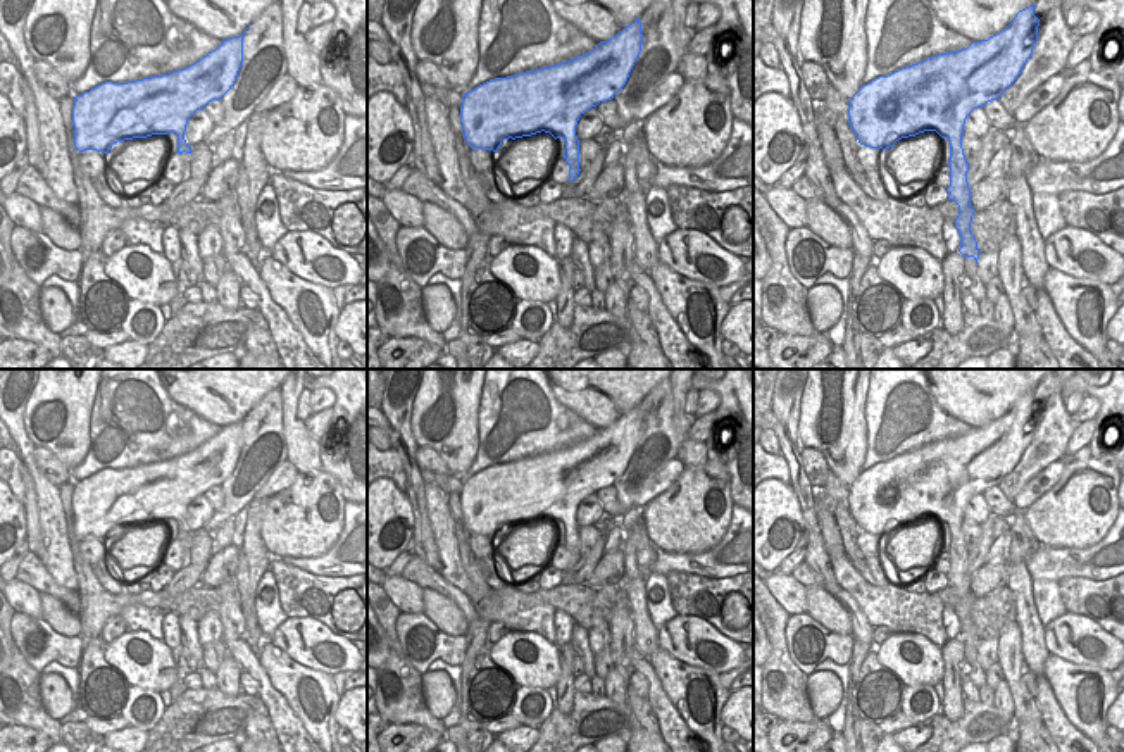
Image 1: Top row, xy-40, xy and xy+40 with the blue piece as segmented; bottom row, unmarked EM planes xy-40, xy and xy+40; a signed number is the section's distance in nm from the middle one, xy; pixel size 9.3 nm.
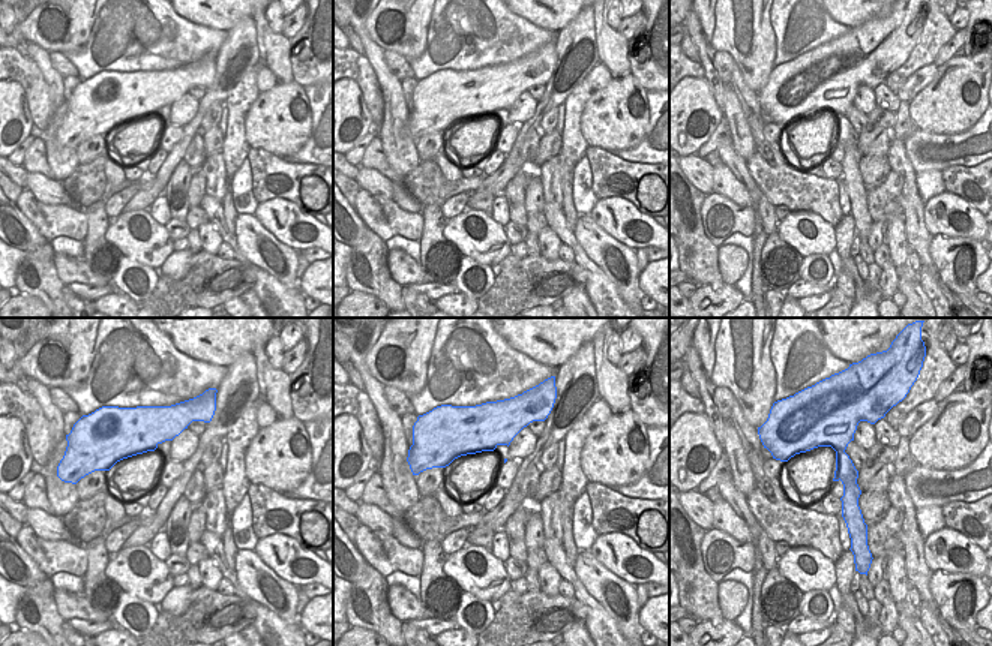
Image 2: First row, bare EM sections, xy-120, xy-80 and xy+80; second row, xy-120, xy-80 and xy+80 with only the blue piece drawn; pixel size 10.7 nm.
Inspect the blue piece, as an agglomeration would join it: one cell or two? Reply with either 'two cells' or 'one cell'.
one cell

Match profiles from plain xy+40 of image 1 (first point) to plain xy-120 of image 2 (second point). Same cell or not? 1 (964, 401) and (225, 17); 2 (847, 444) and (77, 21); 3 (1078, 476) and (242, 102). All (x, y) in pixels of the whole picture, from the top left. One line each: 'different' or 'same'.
1: same
2: same
3: different

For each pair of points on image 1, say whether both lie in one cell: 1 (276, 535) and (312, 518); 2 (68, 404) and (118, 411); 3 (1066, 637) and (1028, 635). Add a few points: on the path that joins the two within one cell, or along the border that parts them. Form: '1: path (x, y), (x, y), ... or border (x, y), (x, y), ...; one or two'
1: path (285, 530), (304, 521); one
2: border (99, 387), (93, 397), (88, 447); two
3: border (1043, 626), (1043, 644), (1050, 652); two

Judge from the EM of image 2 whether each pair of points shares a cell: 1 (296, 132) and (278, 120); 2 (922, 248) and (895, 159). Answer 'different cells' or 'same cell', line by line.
1: same cell
2: same cell

